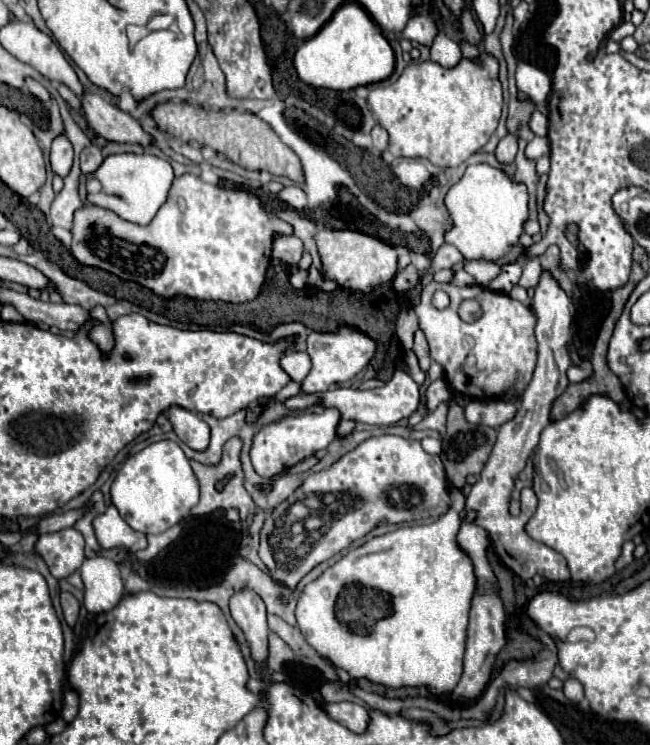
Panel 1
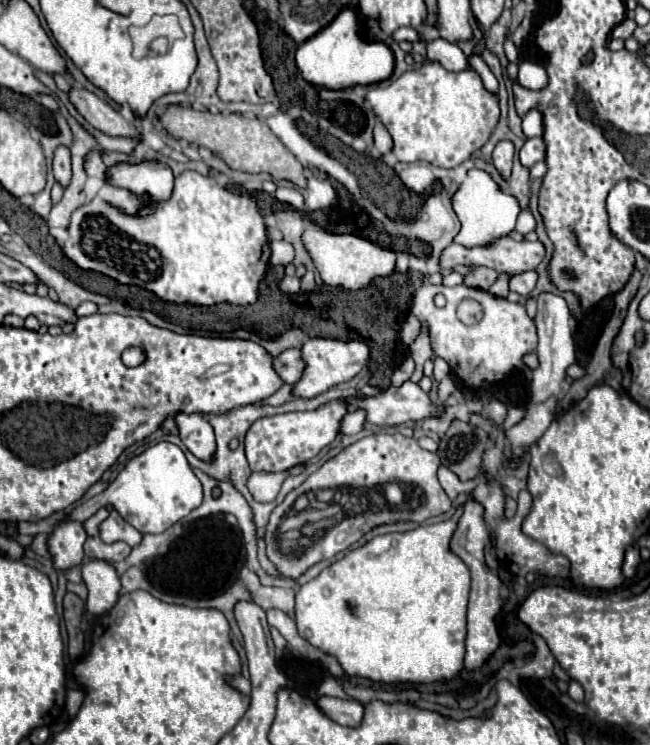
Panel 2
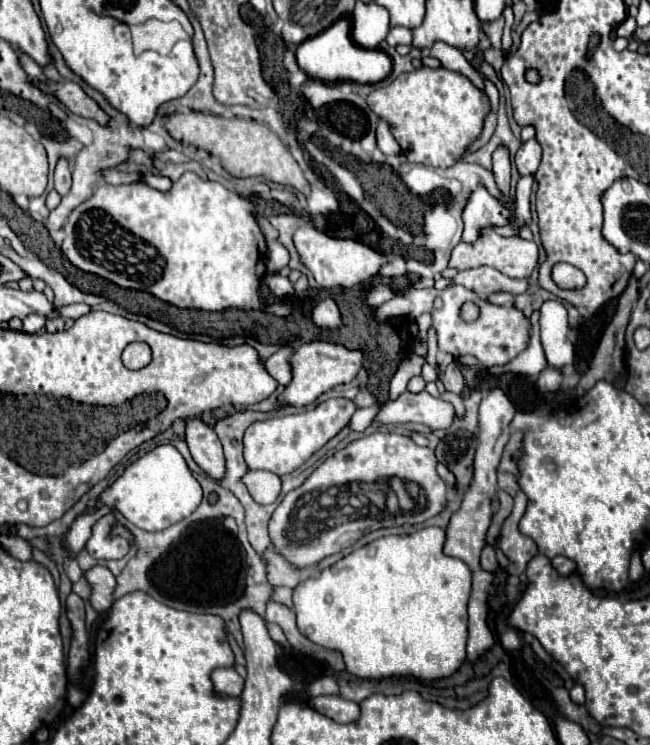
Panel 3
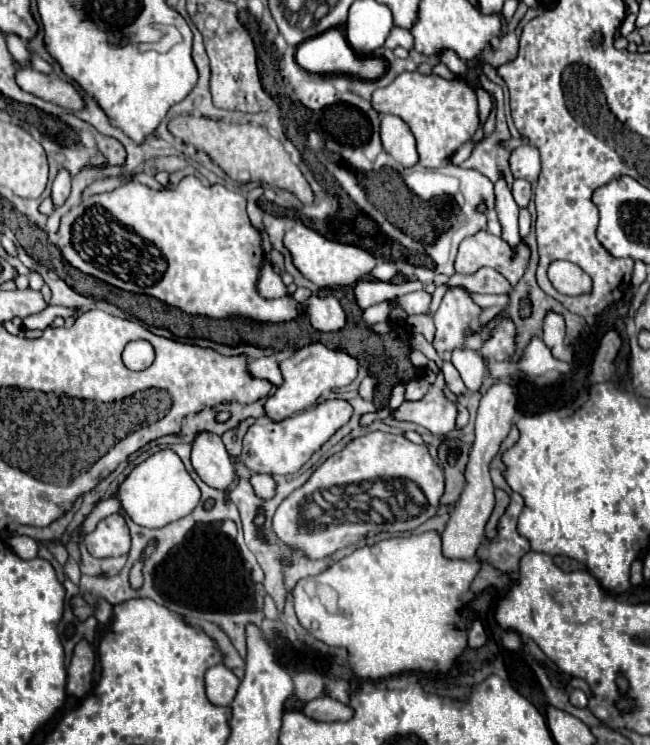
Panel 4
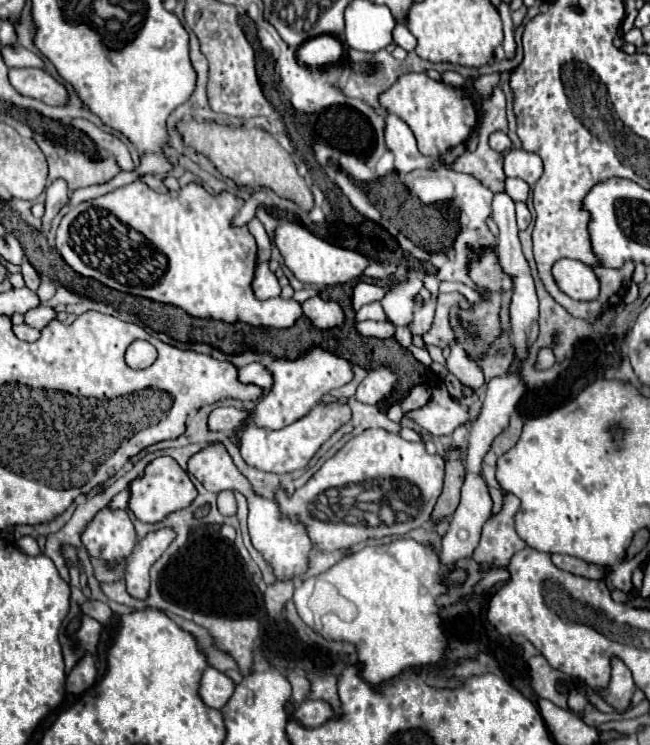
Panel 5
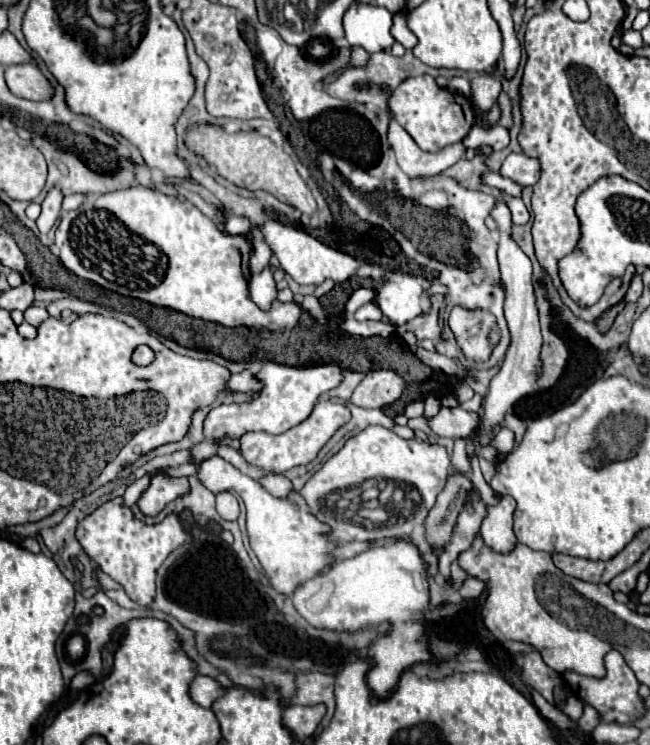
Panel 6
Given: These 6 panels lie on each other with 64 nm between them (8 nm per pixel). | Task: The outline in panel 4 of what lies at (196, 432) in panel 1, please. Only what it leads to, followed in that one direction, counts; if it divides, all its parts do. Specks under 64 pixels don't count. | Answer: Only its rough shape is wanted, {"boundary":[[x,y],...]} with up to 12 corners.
{"boundary":[[202,432],[192,468],[210,488],[226,490],[236,470],[224,442]]}

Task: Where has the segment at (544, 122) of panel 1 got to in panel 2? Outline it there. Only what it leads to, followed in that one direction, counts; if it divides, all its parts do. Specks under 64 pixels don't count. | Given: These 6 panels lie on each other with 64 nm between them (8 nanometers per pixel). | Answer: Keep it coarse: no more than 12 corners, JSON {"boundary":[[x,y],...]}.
{"boundary":[[530,110],[522,119],[528,138],[542,137],[542,115]]}

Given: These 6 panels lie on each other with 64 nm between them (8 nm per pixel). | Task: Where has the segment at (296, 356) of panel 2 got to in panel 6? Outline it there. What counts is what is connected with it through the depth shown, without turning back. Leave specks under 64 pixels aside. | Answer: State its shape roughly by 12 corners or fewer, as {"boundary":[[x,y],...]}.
{"boundary":[[250,370],[228,380],[228,392],[248,392],[260,390],[260,382],[252,380]]}

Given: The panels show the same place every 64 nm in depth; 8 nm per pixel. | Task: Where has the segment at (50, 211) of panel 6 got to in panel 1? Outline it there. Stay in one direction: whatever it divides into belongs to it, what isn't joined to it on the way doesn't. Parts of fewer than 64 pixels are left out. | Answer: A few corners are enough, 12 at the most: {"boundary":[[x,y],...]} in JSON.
{"boundary":[[58,136],[52,142],[50,166],[66,178],[72,168],[72,144]]}

